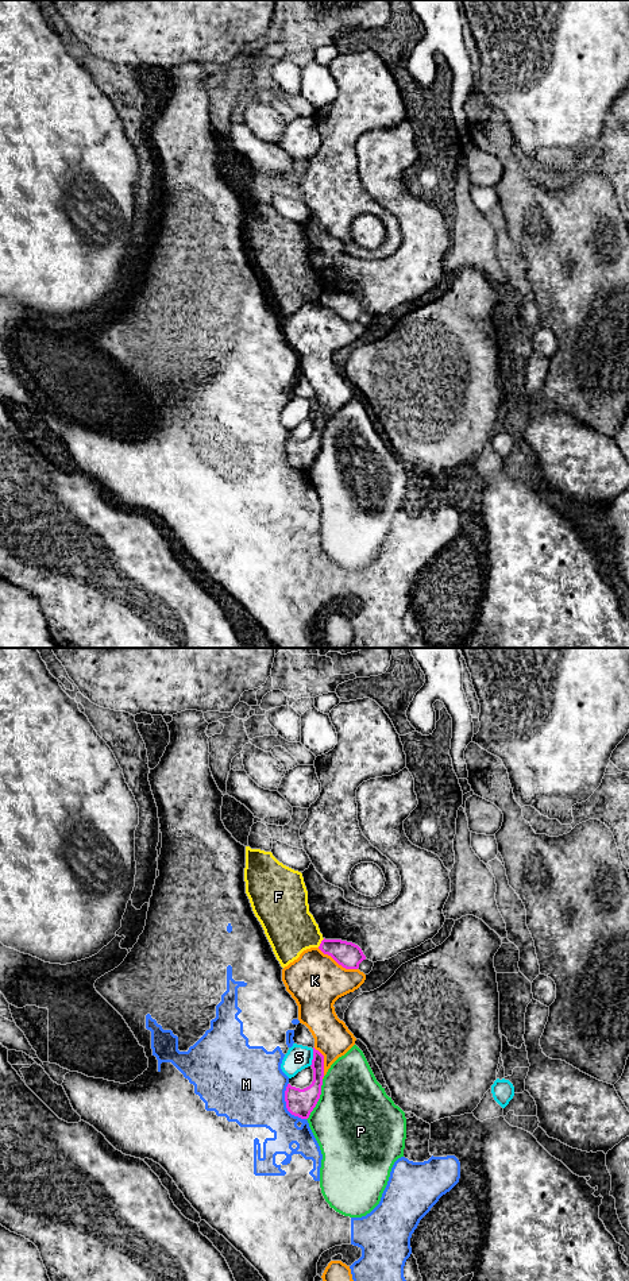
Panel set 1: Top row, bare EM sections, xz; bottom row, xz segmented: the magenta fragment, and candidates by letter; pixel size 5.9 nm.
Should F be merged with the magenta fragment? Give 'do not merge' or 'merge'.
do not merge

